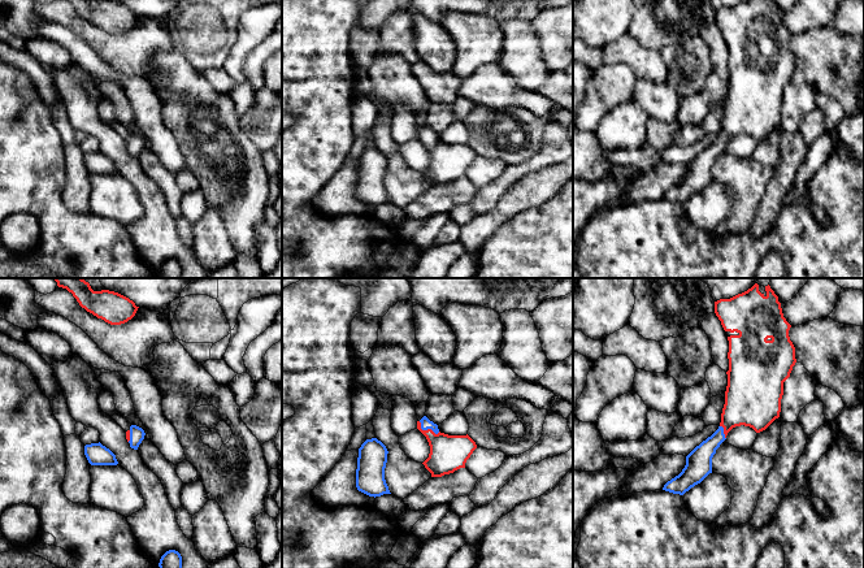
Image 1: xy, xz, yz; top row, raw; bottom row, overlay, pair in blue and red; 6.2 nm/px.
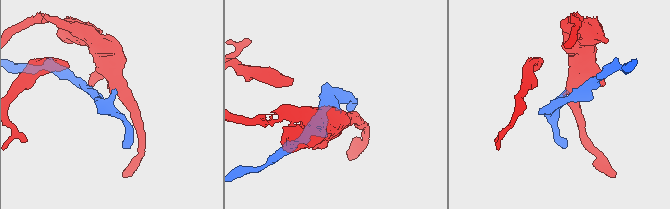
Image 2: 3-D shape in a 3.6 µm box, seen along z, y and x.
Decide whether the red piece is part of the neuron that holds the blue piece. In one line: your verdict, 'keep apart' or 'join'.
join

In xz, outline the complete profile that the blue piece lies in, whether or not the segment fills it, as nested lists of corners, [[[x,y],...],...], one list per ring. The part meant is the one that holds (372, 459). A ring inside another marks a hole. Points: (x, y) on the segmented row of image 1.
[[[377,438],[366,439],[359,448],[356,487],[369,497],[391,494],[385,480],[387,448]]]

